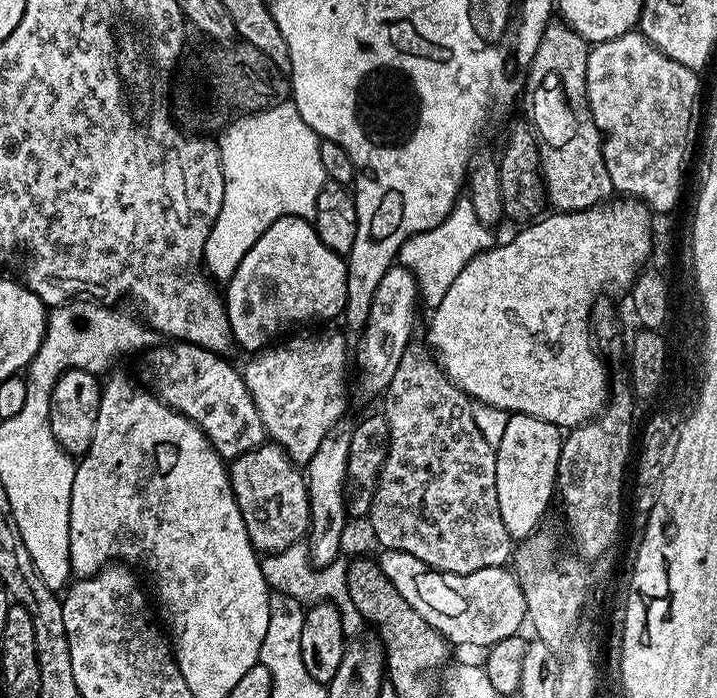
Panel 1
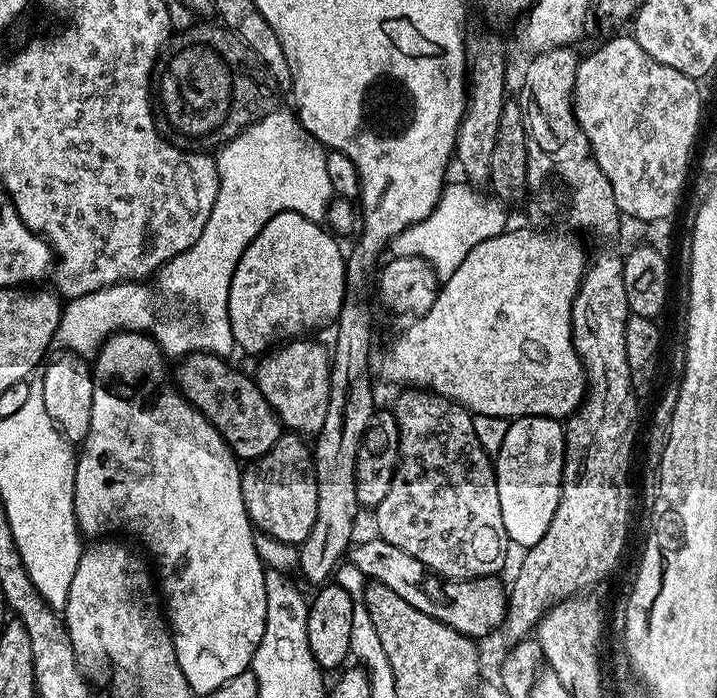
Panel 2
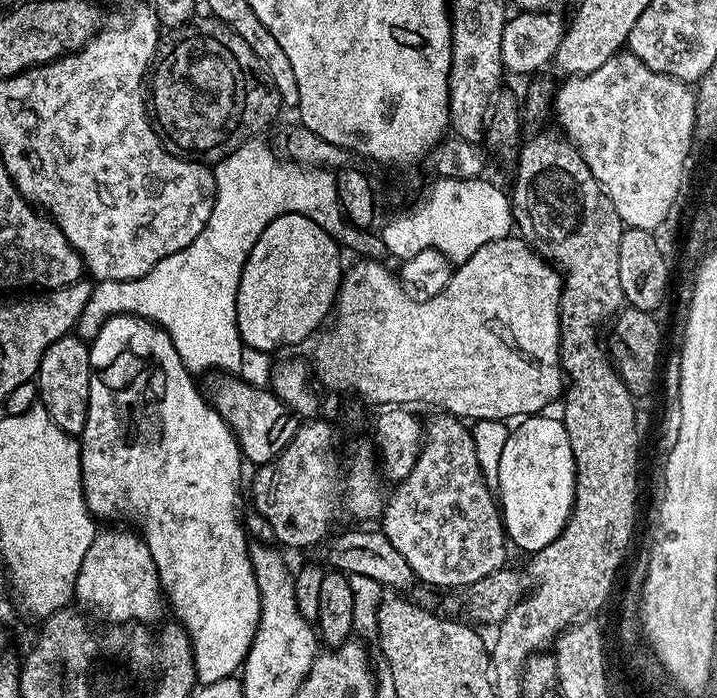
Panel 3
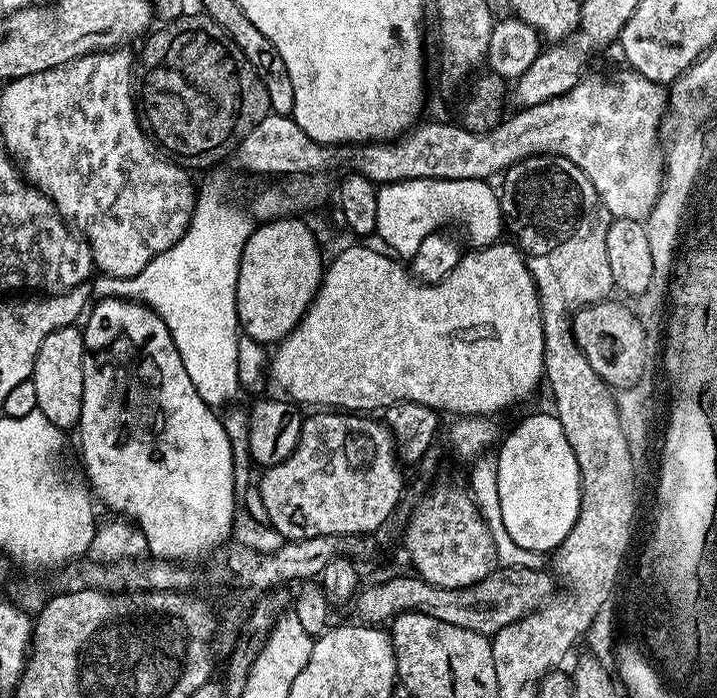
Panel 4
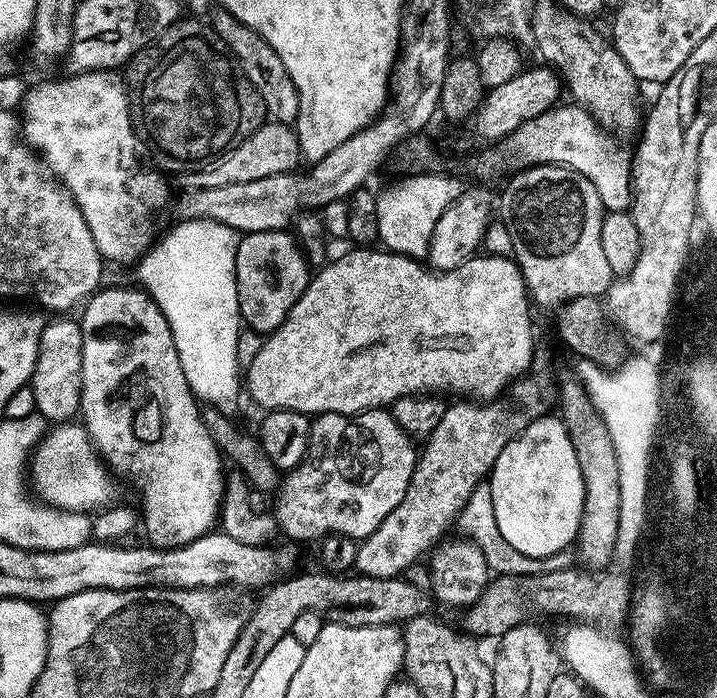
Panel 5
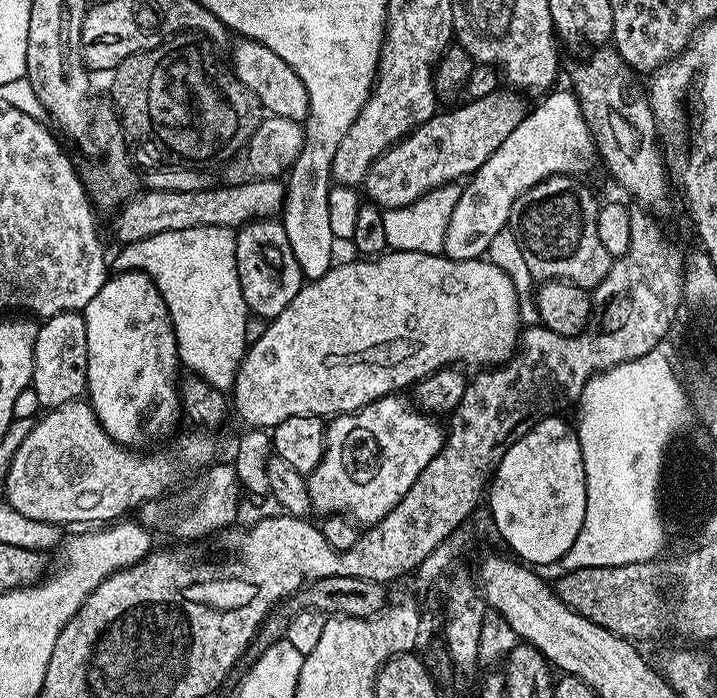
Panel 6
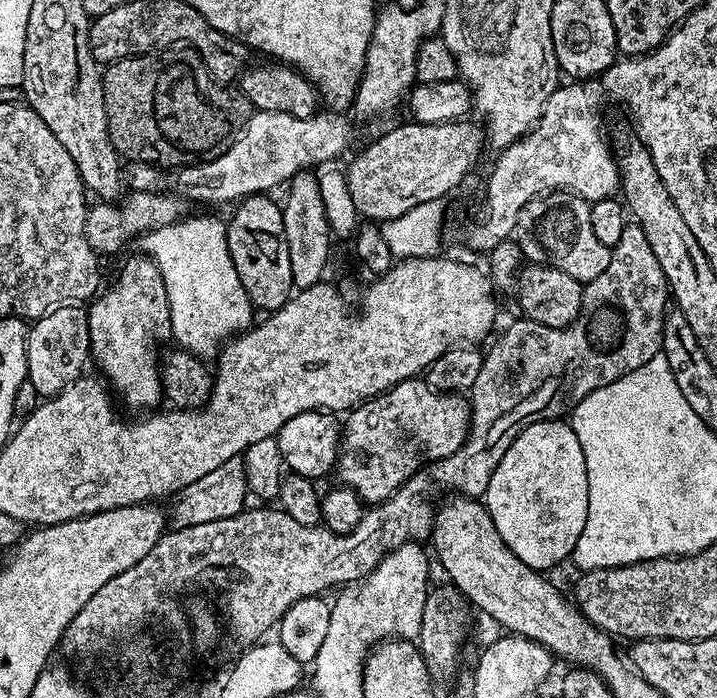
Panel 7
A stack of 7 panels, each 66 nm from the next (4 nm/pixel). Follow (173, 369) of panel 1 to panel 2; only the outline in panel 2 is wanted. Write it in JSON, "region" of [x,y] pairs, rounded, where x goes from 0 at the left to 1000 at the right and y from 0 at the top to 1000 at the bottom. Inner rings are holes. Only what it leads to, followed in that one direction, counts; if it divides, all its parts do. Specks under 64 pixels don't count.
{"region":[[[271,504],[250,517],[251,529],[247,533],[244,529],[243,544],[250,554],[251,566],[258,567],[301,612],[304,622],[310,622],[310,628],[318,635],[331,659],[350,662],[372,650],[388,635],[393,623],[393,609],[379,583],[371,576],[356,543],[350,537],[339,539],[332,529],[322,527],[318,520],[314,511],[298,510],[294,504]]]}

